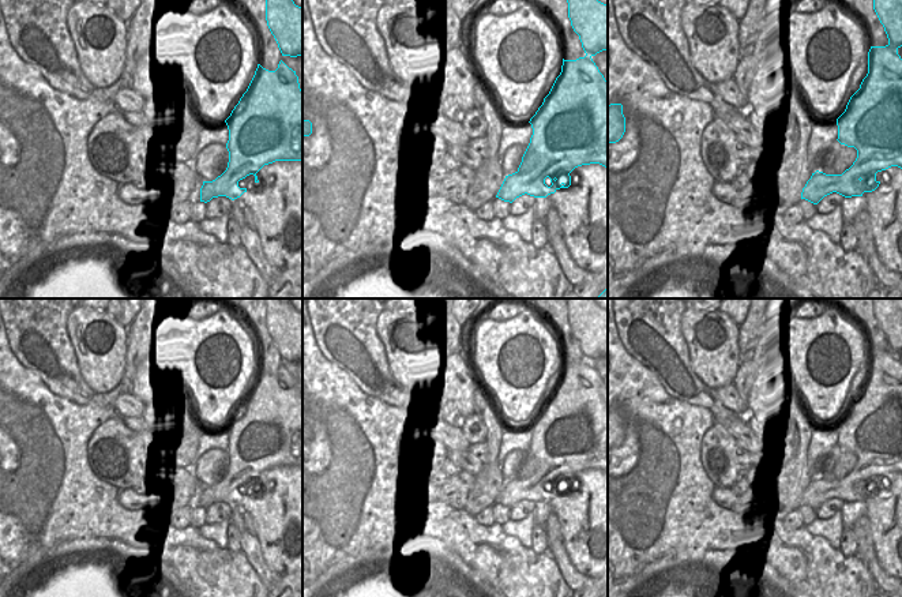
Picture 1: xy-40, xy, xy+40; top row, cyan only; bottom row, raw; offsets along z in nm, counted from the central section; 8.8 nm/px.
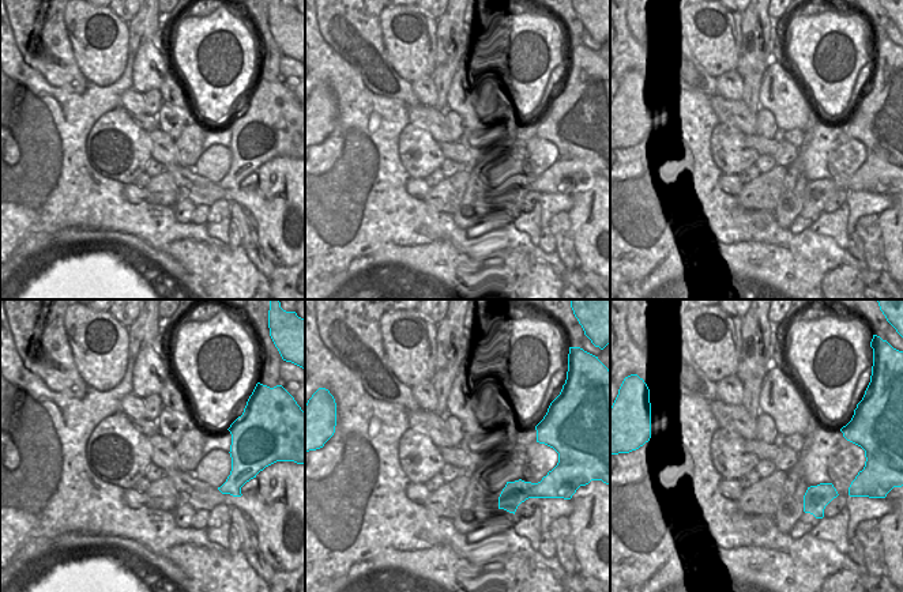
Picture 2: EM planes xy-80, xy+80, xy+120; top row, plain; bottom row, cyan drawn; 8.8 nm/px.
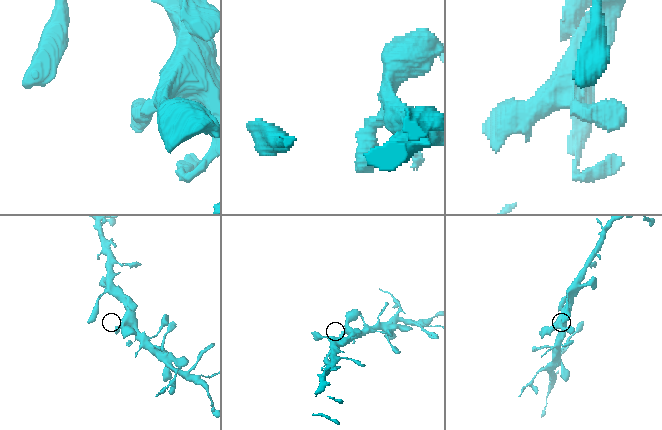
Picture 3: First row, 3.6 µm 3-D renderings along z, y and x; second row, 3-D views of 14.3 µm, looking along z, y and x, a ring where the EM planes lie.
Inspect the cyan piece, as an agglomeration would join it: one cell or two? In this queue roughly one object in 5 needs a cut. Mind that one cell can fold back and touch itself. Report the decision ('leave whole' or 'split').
leave whole

